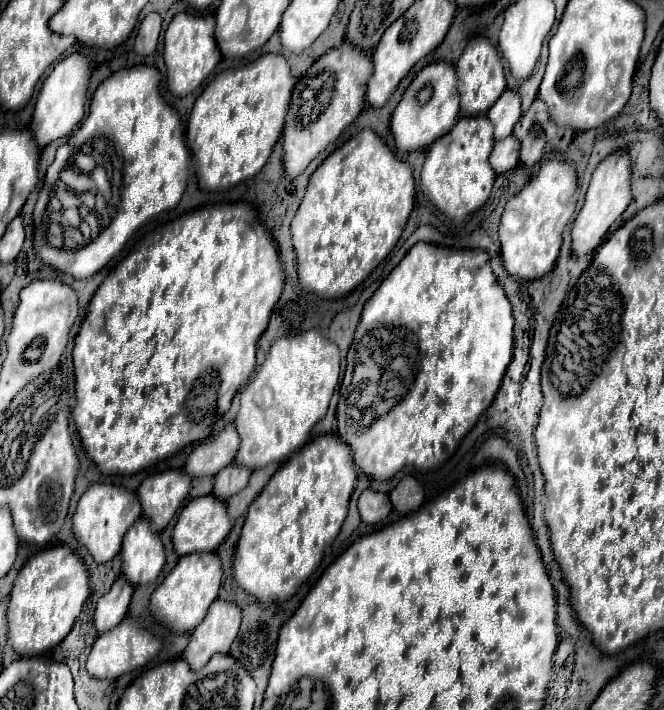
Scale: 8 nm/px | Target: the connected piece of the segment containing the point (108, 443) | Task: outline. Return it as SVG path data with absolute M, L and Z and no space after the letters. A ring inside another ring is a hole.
M234 202L234 204L212 204L204 208L196 208L192 212L186 212L175 220L161 226L161 228L145 235L144 241L131 251L130 254L106 276L106 280L100 284L100 288L94 292L94 298L90 302L88 316L82 322L82 328L76 336L74 344L74 376L76 376L76 406L74 406L74 422L78 428L78 434L82 438L82 446L86 448L88 456L96 462L96 466L104 474L136 474L160 460L170 458L172 454L180 452L184 446L202 440L210 434L214 422L230 408L230 402L234 394L250 380L254 366L256 366L256 344L262 332L268 326L270 314L282 294L284 288L284 270L280 262L278 248L274 244L272 234L264 228L264 224L258 220L254 208L246 202ZM216 208L228 208L232 222L220 222L218 218L212 218L212 210Z

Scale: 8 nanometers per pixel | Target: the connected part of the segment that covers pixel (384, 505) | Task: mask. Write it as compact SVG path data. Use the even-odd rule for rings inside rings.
M366 488L358 498L358 512L364 524L376 524L384 520L390 510L392 510L392 504L388 496L372 488Z

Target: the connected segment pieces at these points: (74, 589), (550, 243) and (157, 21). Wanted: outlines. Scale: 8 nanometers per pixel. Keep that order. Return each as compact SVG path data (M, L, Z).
M56 544L28 558L14 582L8 604L8 636L14 650L20 656L34 656L60 644L68 636L88 596L88 572L68 546Z
M550 158L540 166L538 174L532 176L528 184L506 202L498 234L500 256L510 276L520 280L536 280L554 268L554 262L562 246L562 232L576 210L574 204L576 188L578 188L576 168L568 162Z
M150 12L150 14L140 22L138 36L136 36L136 42L134 42L134 52L136 52L136 54L142 54L142 56L152 54L152 52L156 50L156 44L158 44L160 28L162 28L162 18L160 18L160 14Z

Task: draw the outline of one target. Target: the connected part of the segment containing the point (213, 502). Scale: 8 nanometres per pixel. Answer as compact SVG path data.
M212 494L194 498L182 508L178 522L174 526L174 532L172 532L174 550L176 550L178 556L186 556L186 554L192 554L192 552L214 552L224 542L230 528L232 528L232 522L230 522L230 516L228 516L226 502L218 500Z

